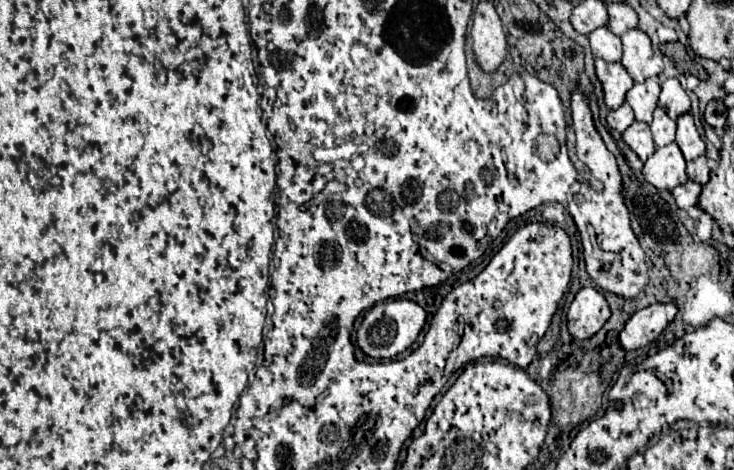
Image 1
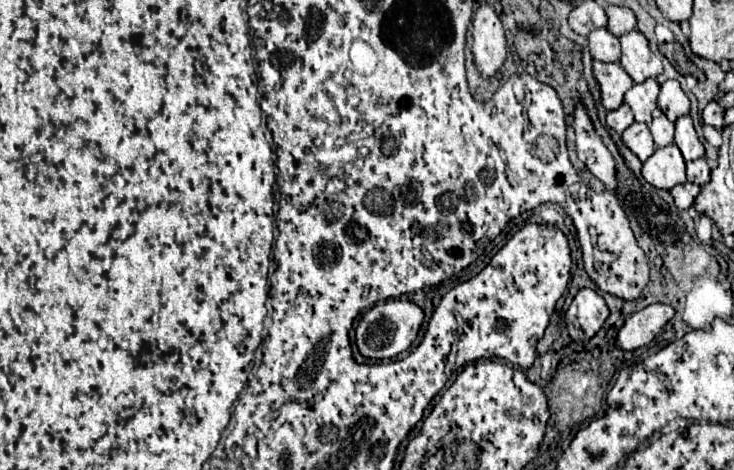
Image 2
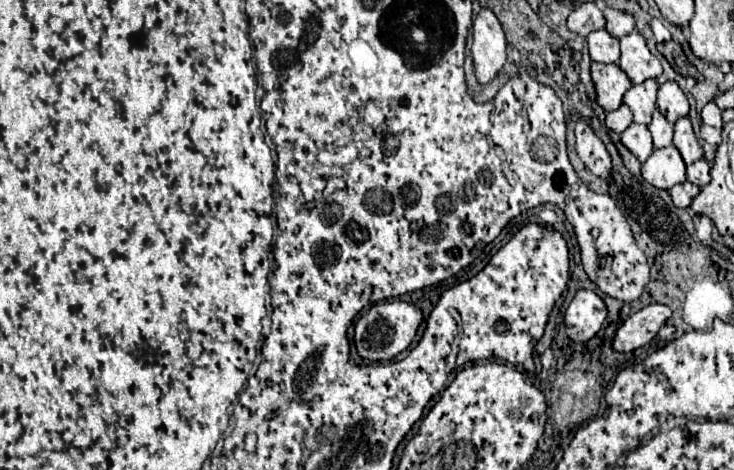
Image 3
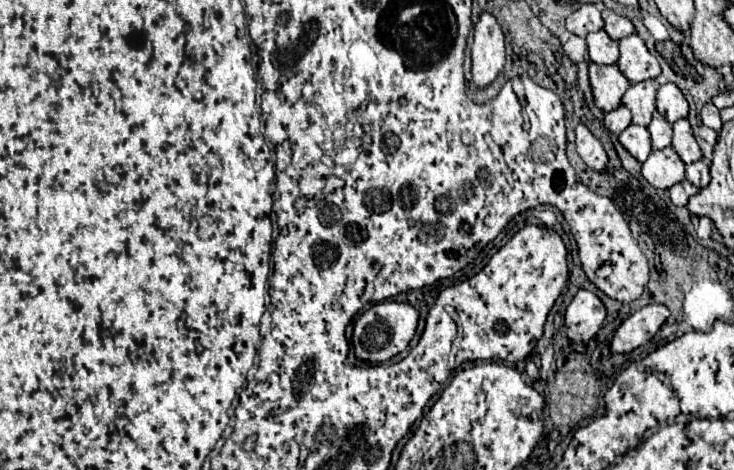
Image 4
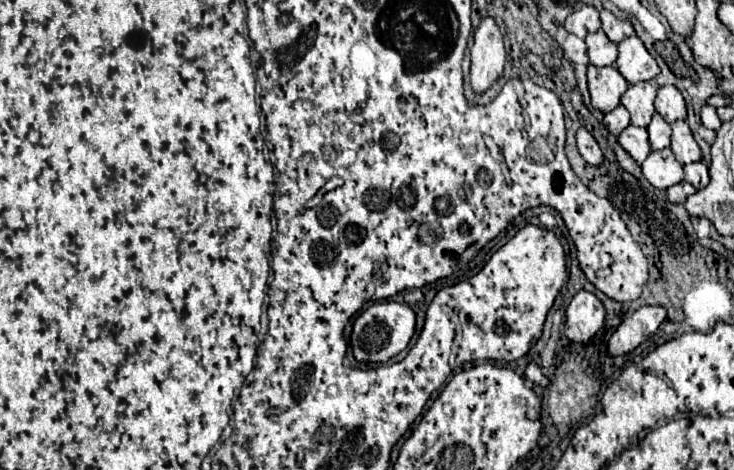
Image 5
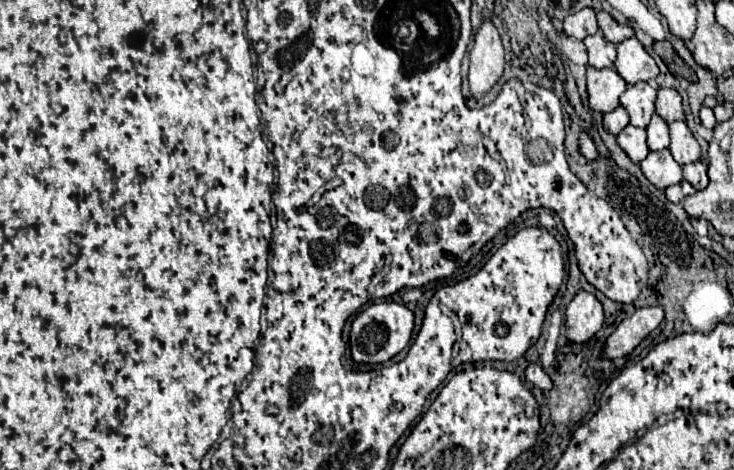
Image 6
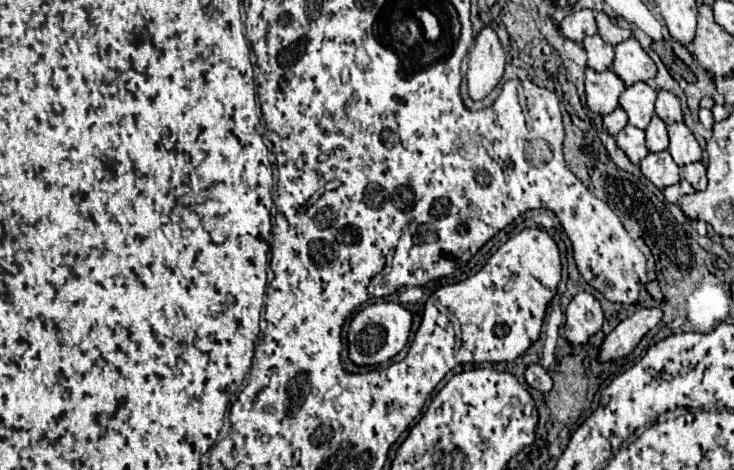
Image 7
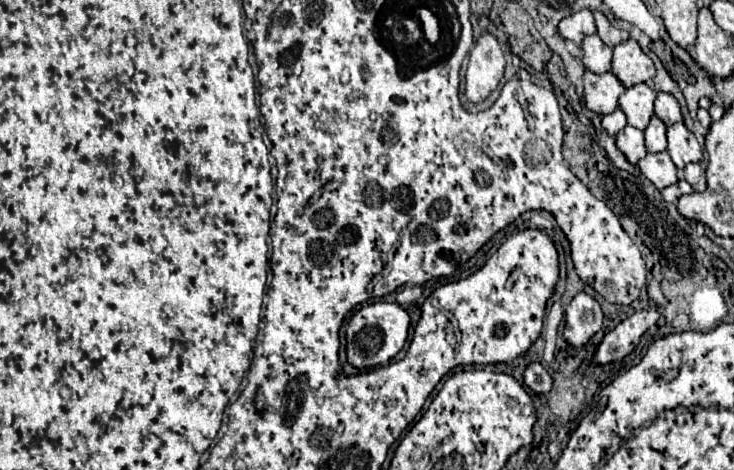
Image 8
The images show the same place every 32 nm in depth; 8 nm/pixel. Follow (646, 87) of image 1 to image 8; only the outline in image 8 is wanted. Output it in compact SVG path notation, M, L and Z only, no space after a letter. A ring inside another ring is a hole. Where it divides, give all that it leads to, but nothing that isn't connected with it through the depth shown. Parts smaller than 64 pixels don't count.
M636 84L620 96L618 108L626 114L630 126L644 130L654 114L654 100L656 92L648 84Z

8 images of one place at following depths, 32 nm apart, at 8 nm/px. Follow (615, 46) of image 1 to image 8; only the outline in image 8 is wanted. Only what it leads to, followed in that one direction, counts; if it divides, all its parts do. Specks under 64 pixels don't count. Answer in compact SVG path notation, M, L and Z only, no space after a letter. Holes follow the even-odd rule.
M596 34L594 36L586 36L580 44L582 48L582 64L586 70L594 72L594 74L602 74L610 70L610 62L612 62L612 48L608 48Z

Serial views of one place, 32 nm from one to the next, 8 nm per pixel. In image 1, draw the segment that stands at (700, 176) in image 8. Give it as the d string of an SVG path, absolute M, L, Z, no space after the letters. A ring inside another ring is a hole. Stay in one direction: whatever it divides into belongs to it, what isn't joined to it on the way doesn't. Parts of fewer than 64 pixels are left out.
M700 156L696 160L690 160L688 166L686 166L686 174L688 174L688 180L692 182L698 182L698 184L706 184L710 180L710 168L708 168L708 158L706 156Z

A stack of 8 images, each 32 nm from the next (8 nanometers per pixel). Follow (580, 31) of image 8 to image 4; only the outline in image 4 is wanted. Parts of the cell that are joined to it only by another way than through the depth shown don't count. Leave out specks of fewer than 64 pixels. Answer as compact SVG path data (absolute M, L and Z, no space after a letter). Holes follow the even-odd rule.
M584 4L580 10L572 12L566 18L566 30L580 38L586 38L586 34L590 32L598 32L602 26L604 22L602 22L600 10L594 4Z

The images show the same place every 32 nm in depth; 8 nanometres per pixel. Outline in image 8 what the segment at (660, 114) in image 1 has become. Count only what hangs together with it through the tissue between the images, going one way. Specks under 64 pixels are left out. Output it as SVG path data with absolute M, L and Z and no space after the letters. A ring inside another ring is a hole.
M652 116L650 124L644 130L646 150L648 152L664 152L666 150L666 126L658 116Z

